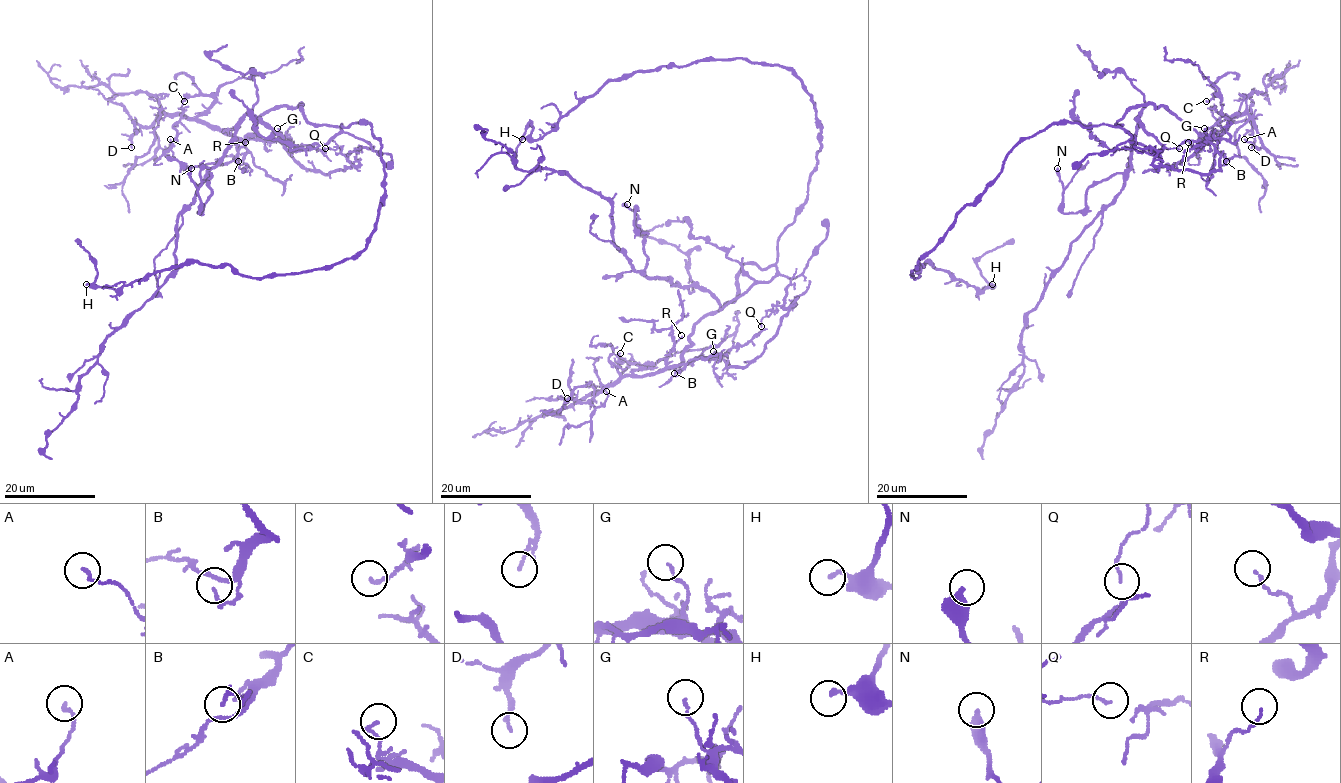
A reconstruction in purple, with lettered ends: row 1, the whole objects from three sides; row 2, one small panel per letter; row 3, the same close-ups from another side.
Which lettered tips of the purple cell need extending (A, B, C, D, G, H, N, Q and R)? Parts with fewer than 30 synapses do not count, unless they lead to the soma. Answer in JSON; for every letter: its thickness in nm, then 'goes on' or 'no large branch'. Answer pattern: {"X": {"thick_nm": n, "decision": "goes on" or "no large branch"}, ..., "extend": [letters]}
{"A": {"thick_nm": 140, "decision": "no large branch"}, "B": {"thick_nm": 130, "decision": "no large branch"}, "C": {"thick_nm": 140, "decision": "no large branch"}, "D": {"thick_nm": 90, "decision": "no large branch"}, "G": {"thick_nm": 90, "decision": "no large branch"}, "H": {"thick_nm": 160, "decision": "no large branch"}, "N": {"thick_nm": 440, "decision": "no large branch"}, "Q": {"thick_nm": 50, "decision": "no large branch"}, "R": {"thick_nm": 110, "decision": "no large branch"}, "extend": []}

